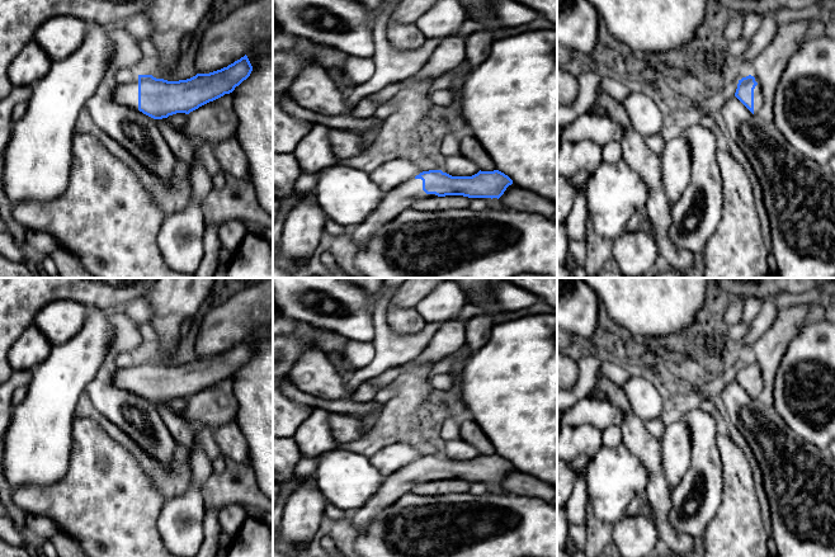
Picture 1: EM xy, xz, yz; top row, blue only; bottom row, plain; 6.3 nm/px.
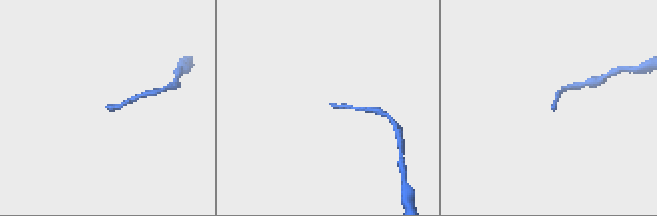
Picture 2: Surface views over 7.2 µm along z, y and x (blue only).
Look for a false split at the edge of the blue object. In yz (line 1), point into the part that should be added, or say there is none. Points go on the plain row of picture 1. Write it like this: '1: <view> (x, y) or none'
1: yz (758, 380)

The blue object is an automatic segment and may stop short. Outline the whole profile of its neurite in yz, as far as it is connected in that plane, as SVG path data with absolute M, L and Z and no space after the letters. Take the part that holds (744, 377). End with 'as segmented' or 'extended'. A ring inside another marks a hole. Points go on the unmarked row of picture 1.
M751 359L739 364L735 381L755 400L763 391L763 377L756 363Z; extended

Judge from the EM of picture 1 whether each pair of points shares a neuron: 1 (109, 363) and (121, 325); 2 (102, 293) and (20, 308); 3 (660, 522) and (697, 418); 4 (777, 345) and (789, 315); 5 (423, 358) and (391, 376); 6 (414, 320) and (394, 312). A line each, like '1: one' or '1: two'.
1: one
2: one
3: two
4: one
5: one
6: one

